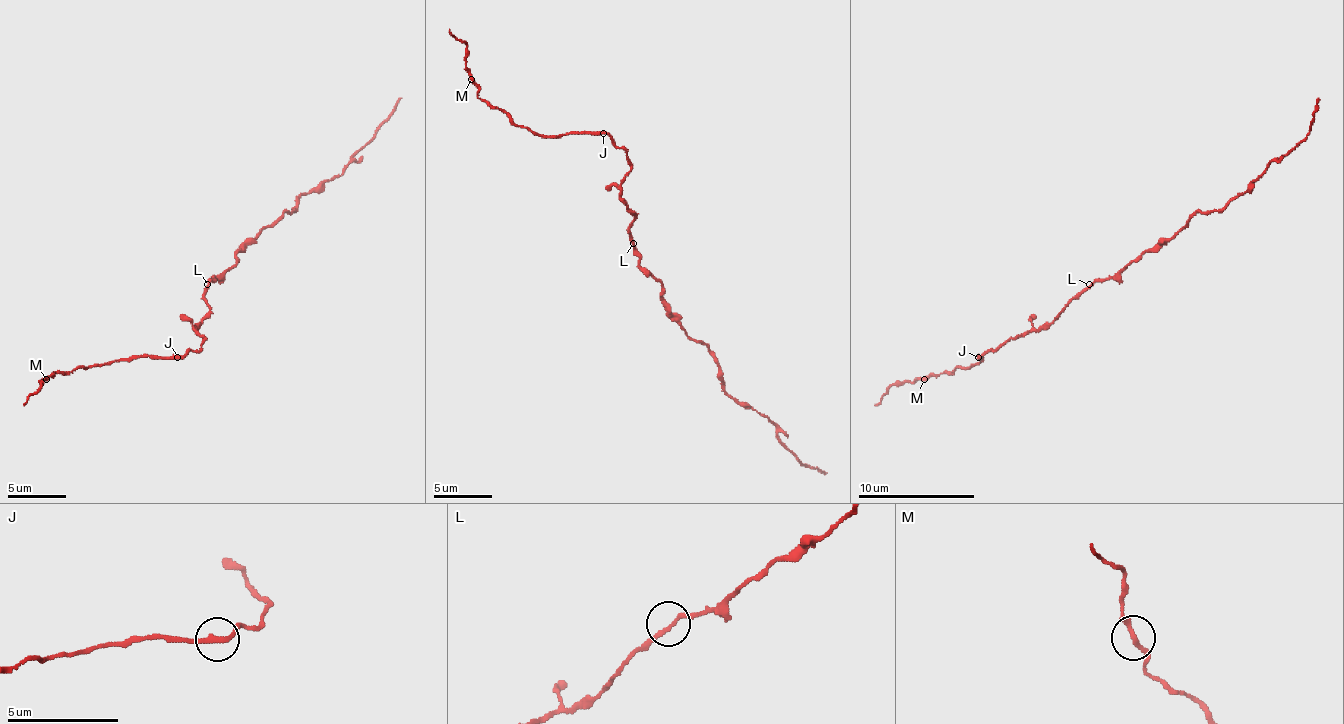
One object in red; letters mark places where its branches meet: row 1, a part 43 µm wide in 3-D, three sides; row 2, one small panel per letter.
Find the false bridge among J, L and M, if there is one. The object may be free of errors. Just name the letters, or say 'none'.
none

